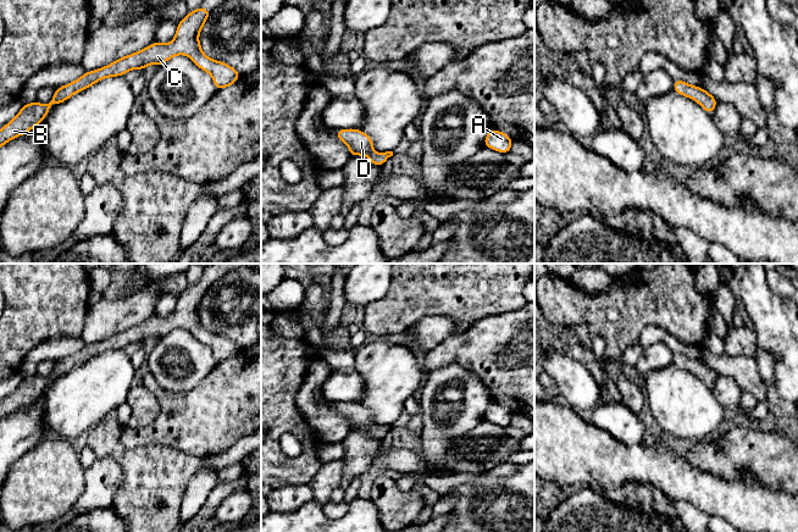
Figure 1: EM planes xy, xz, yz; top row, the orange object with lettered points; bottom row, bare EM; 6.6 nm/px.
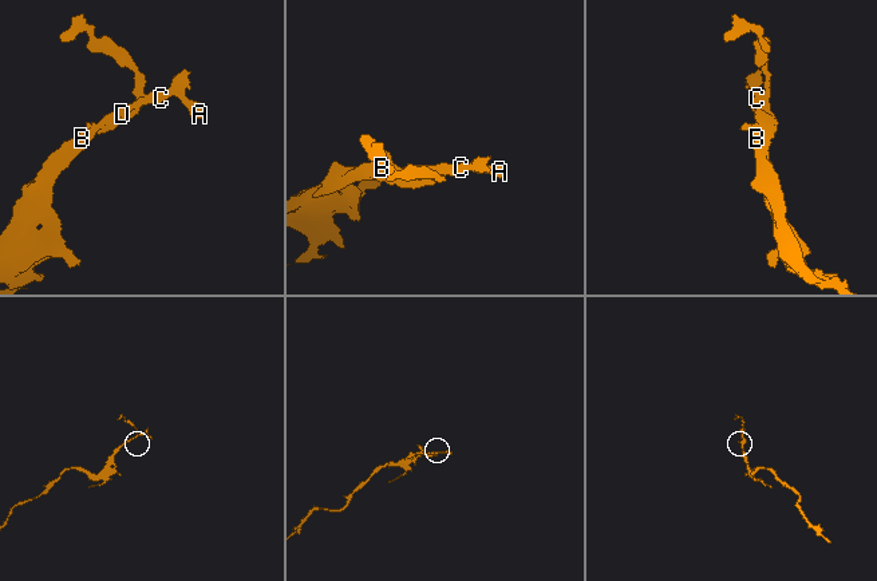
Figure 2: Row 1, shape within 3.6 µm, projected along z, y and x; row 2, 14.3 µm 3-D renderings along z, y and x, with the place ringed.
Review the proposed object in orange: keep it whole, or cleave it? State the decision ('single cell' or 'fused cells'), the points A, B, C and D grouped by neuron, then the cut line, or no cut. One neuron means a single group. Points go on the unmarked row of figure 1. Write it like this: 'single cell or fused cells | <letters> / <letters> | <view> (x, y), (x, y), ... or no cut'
single cell | A B C D | no cut

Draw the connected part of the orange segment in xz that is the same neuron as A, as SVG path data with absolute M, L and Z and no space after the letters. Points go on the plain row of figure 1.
M491 401L484 411L483 419L498 426L508 427L512 420L512 412L508 408Z

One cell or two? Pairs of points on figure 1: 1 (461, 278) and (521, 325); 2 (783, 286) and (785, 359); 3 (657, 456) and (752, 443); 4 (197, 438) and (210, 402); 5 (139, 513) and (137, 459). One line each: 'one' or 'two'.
1: two
2: two
3: two
4: one
5: one

